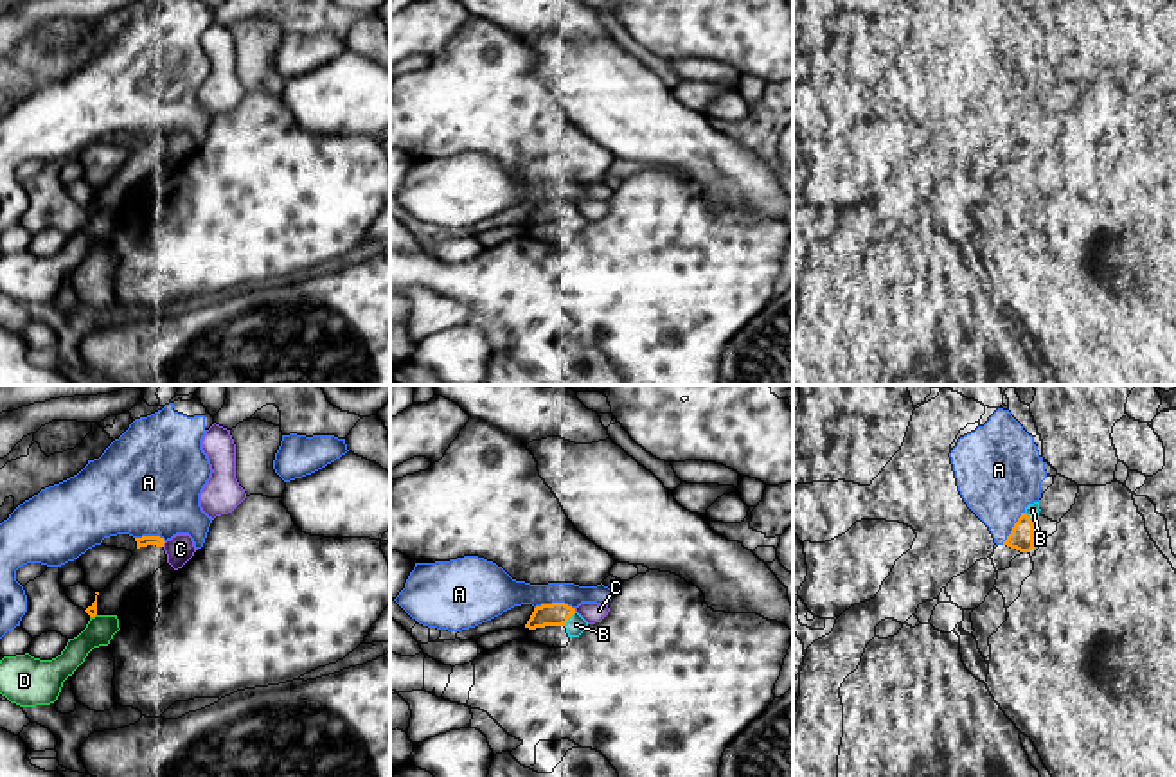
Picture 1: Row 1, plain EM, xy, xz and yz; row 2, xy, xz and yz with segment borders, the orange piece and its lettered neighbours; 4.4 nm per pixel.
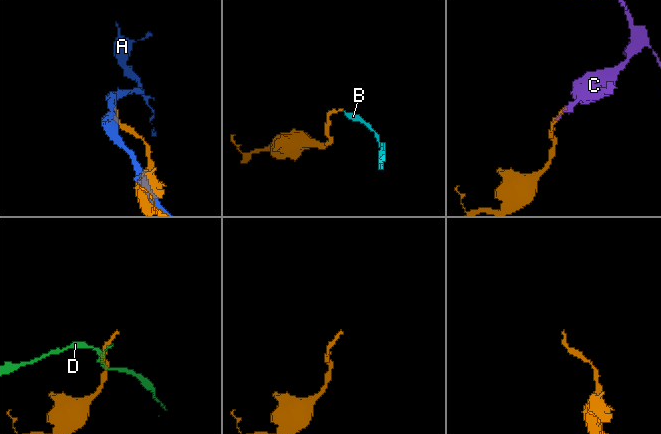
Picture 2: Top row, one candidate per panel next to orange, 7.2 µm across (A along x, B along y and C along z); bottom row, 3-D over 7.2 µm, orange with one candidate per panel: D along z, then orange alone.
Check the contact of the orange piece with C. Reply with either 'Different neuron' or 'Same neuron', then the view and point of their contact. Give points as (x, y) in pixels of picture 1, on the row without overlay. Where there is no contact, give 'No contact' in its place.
Different neuron. Touches orange at xy (164, 139)

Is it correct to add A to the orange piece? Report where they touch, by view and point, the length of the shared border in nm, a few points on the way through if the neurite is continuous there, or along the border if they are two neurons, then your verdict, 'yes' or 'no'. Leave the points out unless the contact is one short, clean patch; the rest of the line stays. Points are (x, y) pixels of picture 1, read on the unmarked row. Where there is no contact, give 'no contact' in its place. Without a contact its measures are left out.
xz (554, 200) | 180 nm | no

